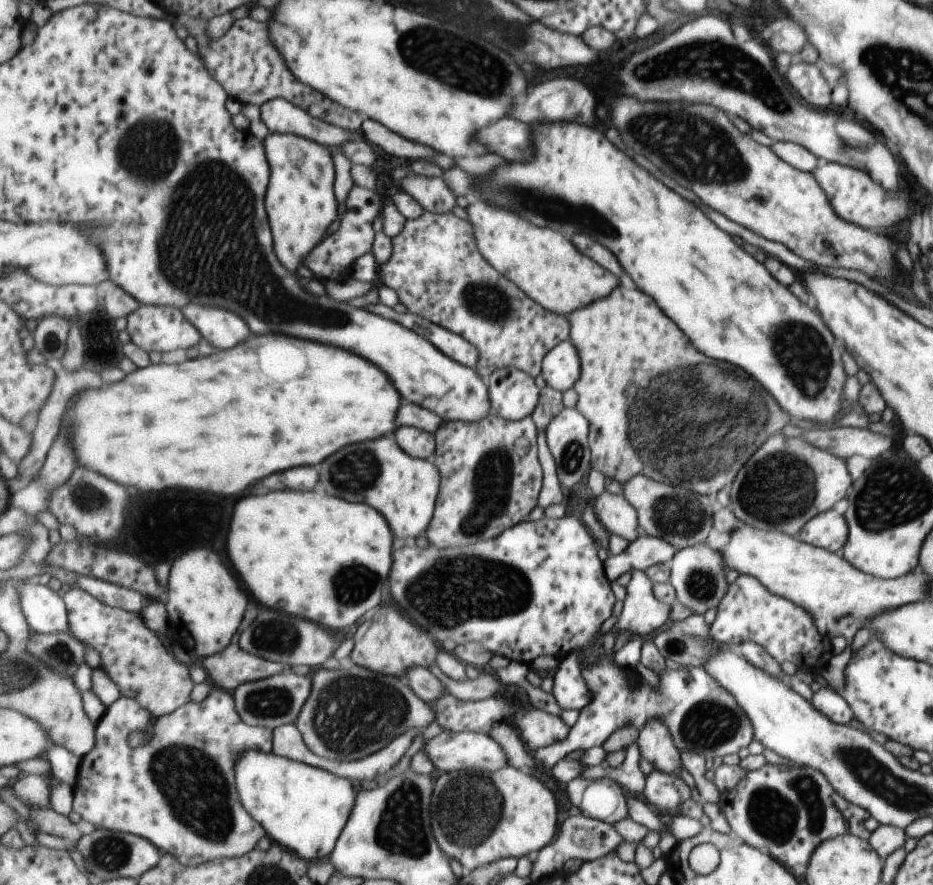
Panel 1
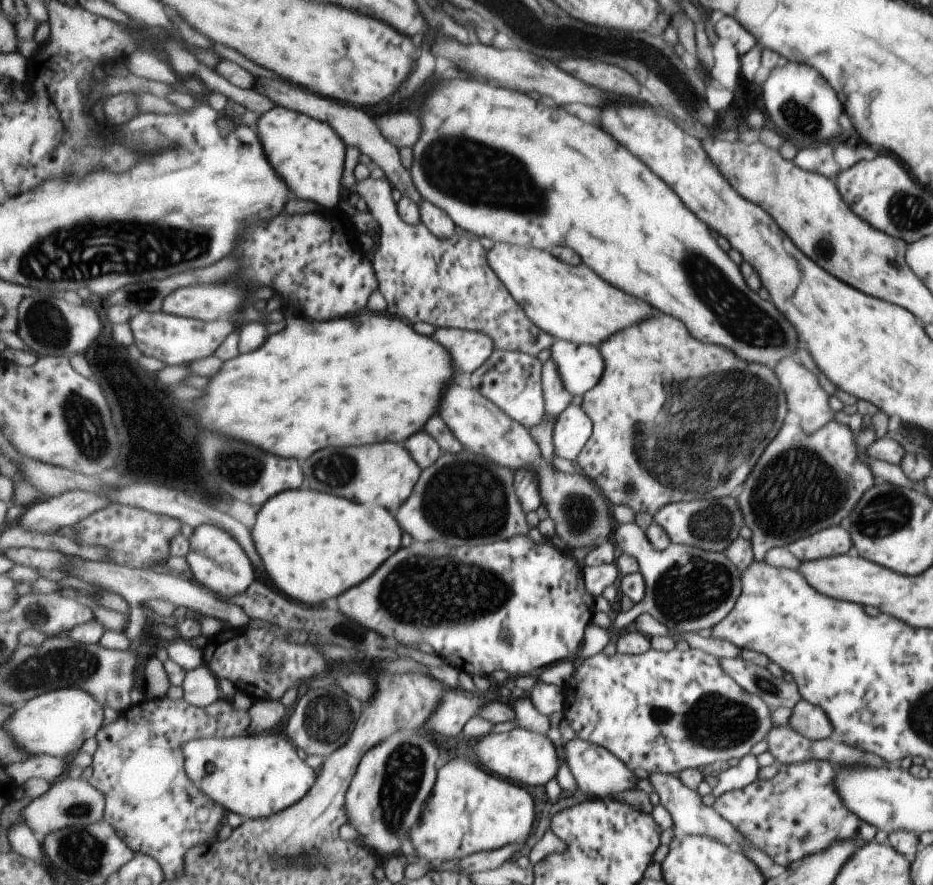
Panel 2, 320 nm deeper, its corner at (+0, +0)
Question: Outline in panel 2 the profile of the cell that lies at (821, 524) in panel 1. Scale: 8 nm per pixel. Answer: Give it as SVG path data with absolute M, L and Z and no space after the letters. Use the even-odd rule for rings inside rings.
M838 525L786 545L787 550L800 562L844 555L851 546L851 534Z

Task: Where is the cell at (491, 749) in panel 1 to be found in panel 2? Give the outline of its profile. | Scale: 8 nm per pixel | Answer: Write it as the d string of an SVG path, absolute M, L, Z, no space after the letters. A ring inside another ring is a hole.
M516 726L506 733L488 734L476 744L474 748L477 760L489 770L497 772L499 776L505 776L513 782L525 784L525 786L545 786L551 782L559 772L559 752L553 744L553 740L547 735L542 735L521 726Z

